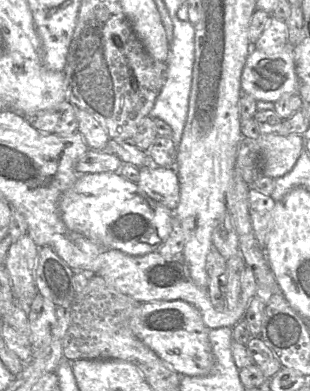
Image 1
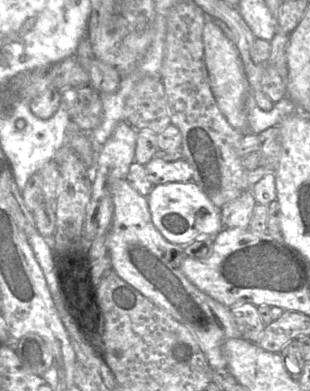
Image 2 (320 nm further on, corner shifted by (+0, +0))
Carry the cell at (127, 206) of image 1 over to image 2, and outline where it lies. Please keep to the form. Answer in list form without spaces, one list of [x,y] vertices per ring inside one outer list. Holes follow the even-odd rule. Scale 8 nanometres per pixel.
[[[193,181],[154,185],[146,198],[153,224],[173,244],[186,246],[200,237],[216,236],[222,231],[221,209]]]

